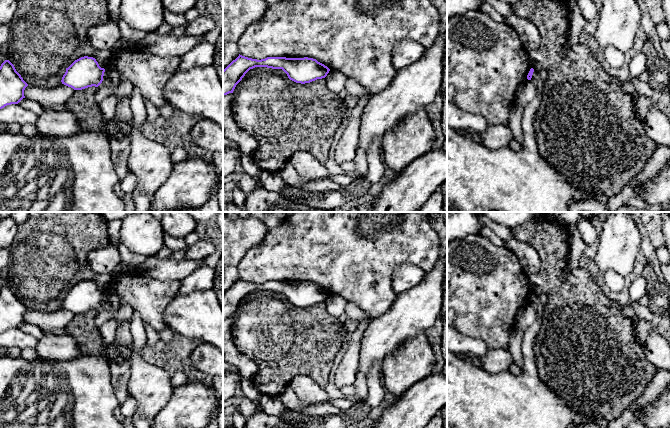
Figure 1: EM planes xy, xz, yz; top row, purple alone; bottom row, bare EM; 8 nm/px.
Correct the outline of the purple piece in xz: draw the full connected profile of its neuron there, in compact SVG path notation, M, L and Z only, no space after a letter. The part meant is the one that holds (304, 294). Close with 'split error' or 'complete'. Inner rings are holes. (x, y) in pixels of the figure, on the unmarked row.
M239 280L223 294L223 320L233 317L245 298L255 291L282 293L296 307L310 307L327 300L330 293L313 282L267 281L257 284Z; complete

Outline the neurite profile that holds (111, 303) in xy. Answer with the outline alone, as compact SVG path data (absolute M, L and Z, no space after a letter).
M105 292L102 307L107 310L112 316L120 308L120 300L116 295Z

